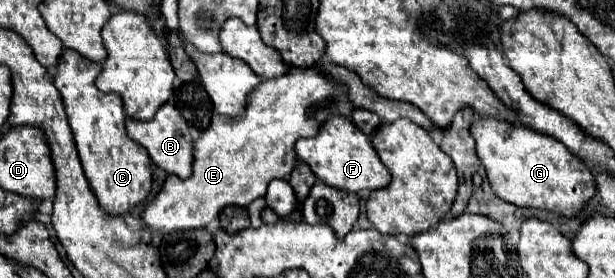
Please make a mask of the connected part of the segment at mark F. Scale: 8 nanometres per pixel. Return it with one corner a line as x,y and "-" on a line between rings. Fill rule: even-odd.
331,117
313,139
299,139
295,145
297,157
305,161
313,173
329,187
359,193
363,189
377,191
391,181
389,169
381,163
377,151
371,145
371,137
361,133
347,117

